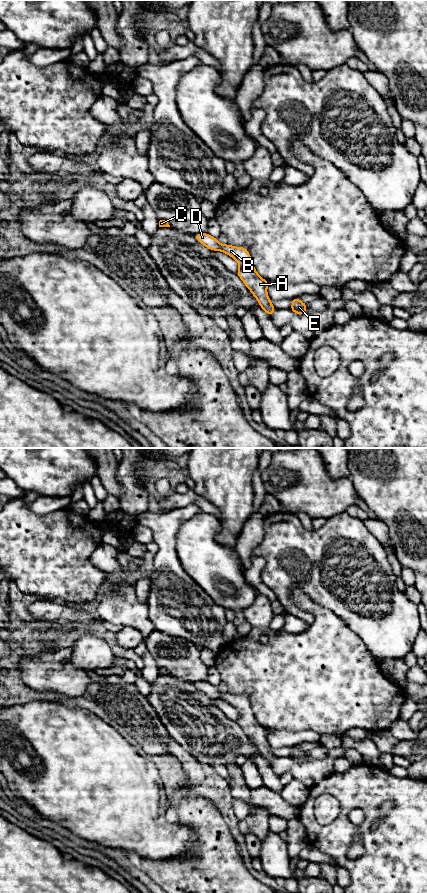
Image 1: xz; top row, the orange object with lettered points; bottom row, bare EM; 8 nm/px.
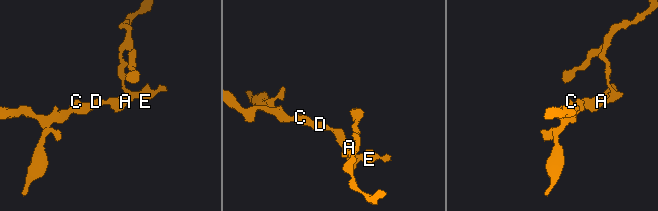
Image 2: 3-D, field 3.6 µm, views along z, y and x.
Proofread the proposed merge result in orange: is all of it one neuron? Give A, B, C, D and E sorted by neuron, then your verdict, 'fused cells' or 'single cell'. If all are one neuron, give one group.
A B C D E; single cell

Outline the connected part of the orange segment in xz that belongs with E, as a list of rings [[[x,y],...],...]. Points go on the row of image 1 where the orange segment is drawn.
[[[296,297],[292,299],[292,306],[290,310],[296,314],[305,314],[307,305],[308,304],[301,302],[299,298]]]

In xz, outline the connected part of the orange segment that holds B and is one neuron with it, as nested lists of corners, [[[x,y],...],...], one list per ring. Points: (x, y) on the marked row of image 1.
[[[207,233],[195,234],[193,236],[208,249],[224,252],[239,263],[239,270],[236,274],[258,300],[260,307],[271,317],[276,307],[272,305],[267,295],[269,282],[261,278],[255,270],[248,250],[245,247],[235,247],[227,244],[222,245],[217,238]]]

